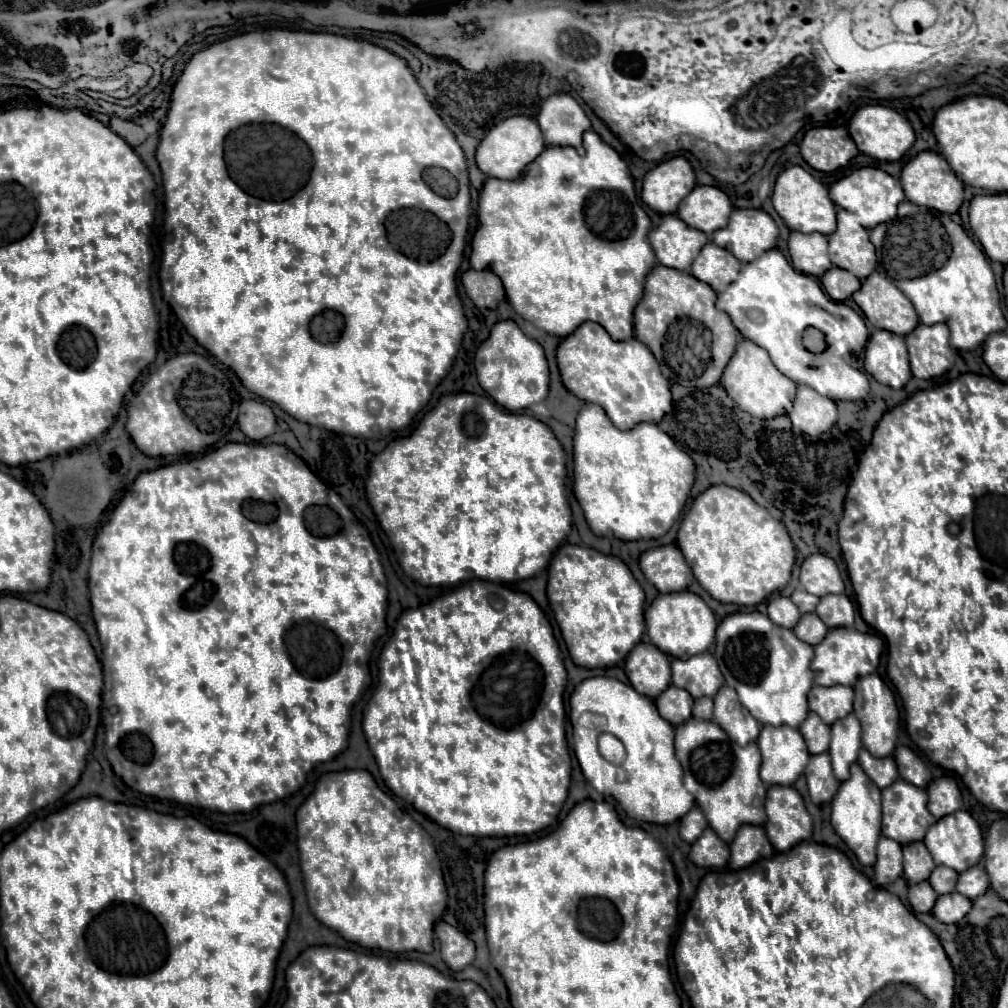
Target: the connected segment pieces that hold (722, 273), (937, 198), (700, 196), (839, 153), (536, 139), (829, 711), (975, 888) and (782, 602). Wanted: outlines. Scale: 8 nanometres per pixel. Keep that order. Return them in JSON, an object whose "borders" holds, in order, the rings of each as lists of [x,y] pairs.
{"borders":[[[[707,242],[701,248],[701,254],[695,258],[691,274],[697,280],[709,284],[715,292],[725,292],[725,288],[737,280],[739,268],[741,262],[729,250]]],[[[921,152],[913,160],[909,160],[901,172],[901,184],[905,196],[917,206],[933,208],[943,214],[955,214],[963,204],[963,182],[951,172],[945,158],[935,152]]],[[[695,186],[687,198],[683,198],[677,216],[705,234],[713,234],[727,226],[733,206],[725,192],[715,186]]],[[[843,126],[811,128],[801,142],[801,156],[811,168],[821,172],[841,168],[857,154],[859,150]]],[[[511,116],[483,138],[481,146],[477,148],[477,166],[485,176],[499,178],[499,180],[519,180],[527,164],[531,164],[541,152],[545,150],[545,140],[541,138],[541,130],[537,130],[535,120],[527,116]]],[[[813,686],[809,692],[809,708],[819,714],[825,724],[831,726],[835,720],[841,720],[853,712],[853,688]]],[[[973,866],[959,874],[957,892],[967,896],[969,900],[975,900],[977,896],[985,894],[987,888],[989,888],[989,878],[987,878],[987,872],[983,866]]],[[[779,594],[771,596],[767,612],[769,612],[769,618],[777,626],[783,626],[783,628],[789,628],[789,630],[793,630],[795,624],[799,622],[799,618],[801,618],[797,606],[793,606],[793,602],[789,598],[783,598]]]]}

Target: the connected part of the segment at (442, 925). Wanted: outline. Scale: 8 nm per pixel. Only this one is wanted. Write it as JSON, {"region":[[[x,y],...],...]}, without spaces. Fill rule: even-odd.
{"region":[[[439,922],[435,926],[435,934],[441,942],[441,956],[451,970],[459,972],[475,960],[475,944],[457,928],[447,922]]]}

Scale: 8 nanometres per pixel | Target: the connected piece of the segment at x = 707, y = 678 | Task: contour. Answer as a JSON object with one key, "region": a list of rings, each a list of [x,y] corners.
{"region":[[[697,654],[687,660],[673,660],[673,684],[677,688],[687,690],[693,698],[701,696],[715,696],[717,690],[723,686],[723,674],[719,672],[717,660],[713,654]]]}

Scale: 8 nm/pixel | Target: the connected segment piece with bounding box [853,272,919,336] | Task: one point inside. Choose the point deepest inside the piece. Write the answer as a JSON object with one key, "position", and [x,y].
{"position":[886,307]}

